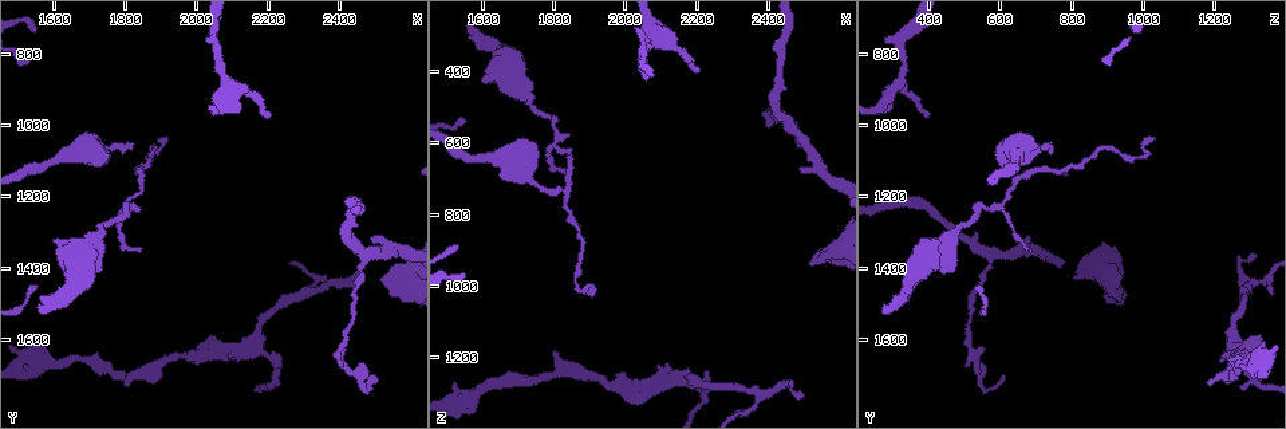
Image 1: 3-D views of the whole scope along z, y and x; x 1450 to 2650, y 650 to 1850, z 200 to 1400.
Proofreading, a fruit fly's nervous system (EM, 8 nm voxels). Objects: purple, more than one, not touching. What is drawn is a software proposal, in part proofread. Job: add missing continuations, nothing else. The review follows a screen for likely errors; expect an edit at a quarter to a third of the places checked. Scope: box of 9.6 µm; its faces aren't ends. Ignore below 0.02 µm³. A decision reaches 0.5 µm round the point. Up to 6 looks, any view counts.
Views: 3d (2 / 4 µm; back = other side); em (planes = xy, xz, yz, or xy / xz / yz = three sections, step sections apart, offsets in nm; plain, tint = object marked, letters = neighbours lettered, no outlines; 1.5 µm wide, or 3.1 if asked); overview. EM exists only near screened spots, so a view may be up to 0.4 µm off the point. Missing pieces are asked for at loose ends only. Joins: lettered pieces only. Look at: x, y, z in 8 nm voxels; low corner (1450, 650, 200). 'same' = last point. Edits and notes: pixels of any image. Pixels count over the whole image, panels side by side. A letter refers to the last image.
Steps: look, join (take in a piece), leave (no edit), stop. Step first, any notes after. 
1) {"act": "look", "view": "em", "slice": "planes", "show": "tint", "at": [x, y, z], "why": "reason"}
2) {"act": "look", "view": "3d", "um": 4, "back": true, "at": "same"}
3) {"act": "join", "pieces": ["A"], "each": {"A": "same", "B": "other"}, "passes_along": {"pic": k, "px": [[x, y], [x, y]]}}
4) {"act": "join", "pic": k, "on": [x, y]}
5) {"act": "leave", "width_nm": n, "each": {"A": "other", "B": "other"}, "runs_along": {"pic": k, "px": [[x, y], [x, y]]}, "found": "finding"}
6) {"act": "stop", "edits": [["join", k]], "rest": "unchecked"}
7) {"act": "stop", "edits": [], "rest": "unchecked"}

{"act": "look", "view": "3d", "um": 2, "at": [2220, 970, 400], "why": "tapers out"}

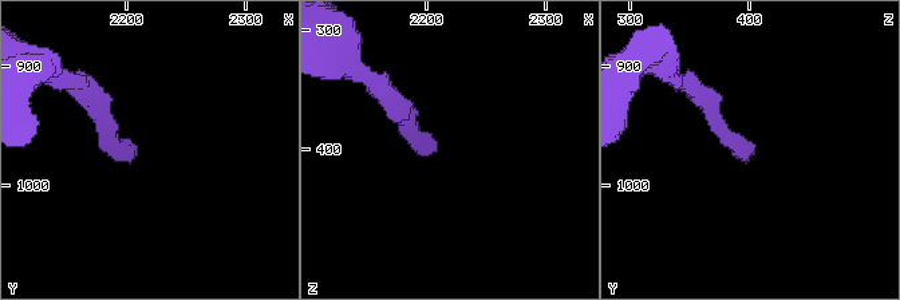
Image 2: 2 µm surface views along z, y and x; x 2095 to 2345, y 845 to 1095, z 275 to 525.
{"act": "look", "view": "em", "slice": "yz", "step": 8, "show": "letters", "at": [2210, 970, 394], "why": "need the tissue"}

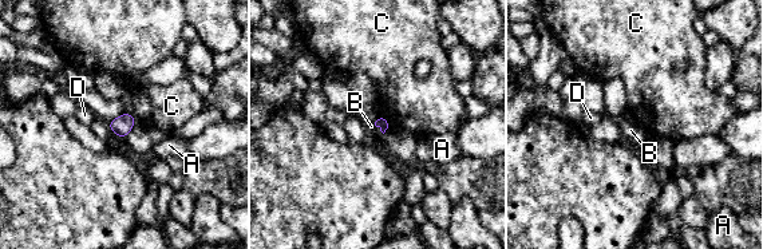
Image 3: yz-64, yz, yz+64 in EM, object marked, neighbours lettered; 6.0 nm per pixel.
{"act": "look", "view": "em", "slice": "planes", "show": "letters", "at": "same", "why": "cut it another way"}

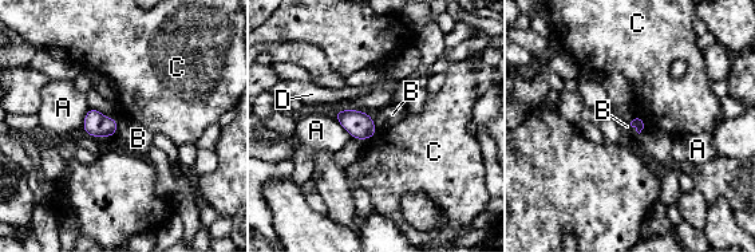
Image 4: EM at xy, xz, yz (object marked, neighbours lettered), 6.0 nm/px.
{"act": "leave", "longest_contact_nm": ["A", 180], "each": {"A": "other", "B": "other", "C": "other", "D": "other"}, "border": {"pic": 4, "px": [[118, 121], [115, 133]]}, "found": "none of them fits"}

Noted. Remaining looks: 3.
{"act": "look", "view": "em", "slice": "xy", "step": 8, "show": "tint", "at": [1550, 1510, 270], "why": "free end"}

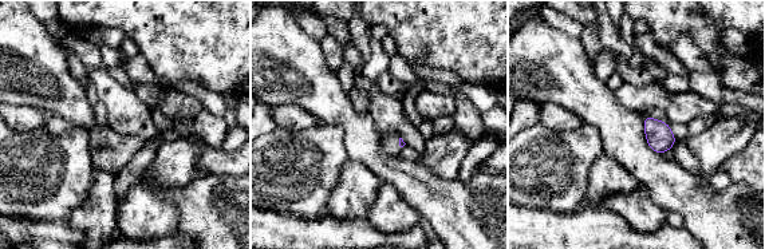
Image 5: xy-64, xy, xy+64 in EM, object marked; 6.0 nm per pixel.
{"act": "look", "view": "em", "slice": "yz", "step": 8, "show": "letters", "at": "same", "why": "another direction"}

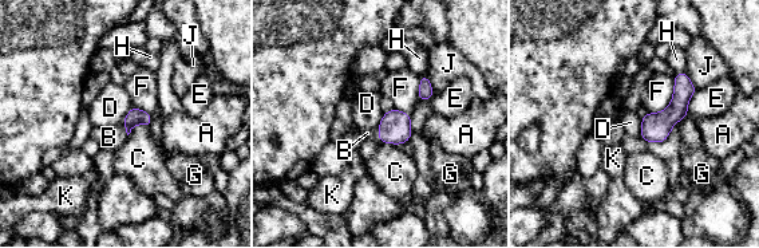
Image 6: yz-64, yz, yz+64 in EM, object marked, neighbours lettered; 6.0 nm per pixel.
{"act": "join", "pieces": ["B"], "each": {"A": "other", "B": "same", "C": "other", "D": "other", "E": "other", "F": "other", "G": "other", "H": "other", "J": "other", "K": "other"}, "found": "the neuron continues"}

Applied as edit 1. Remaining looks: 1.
{"act": "stop", "edits": [["join", 6]], "rest": "unchecked"}

